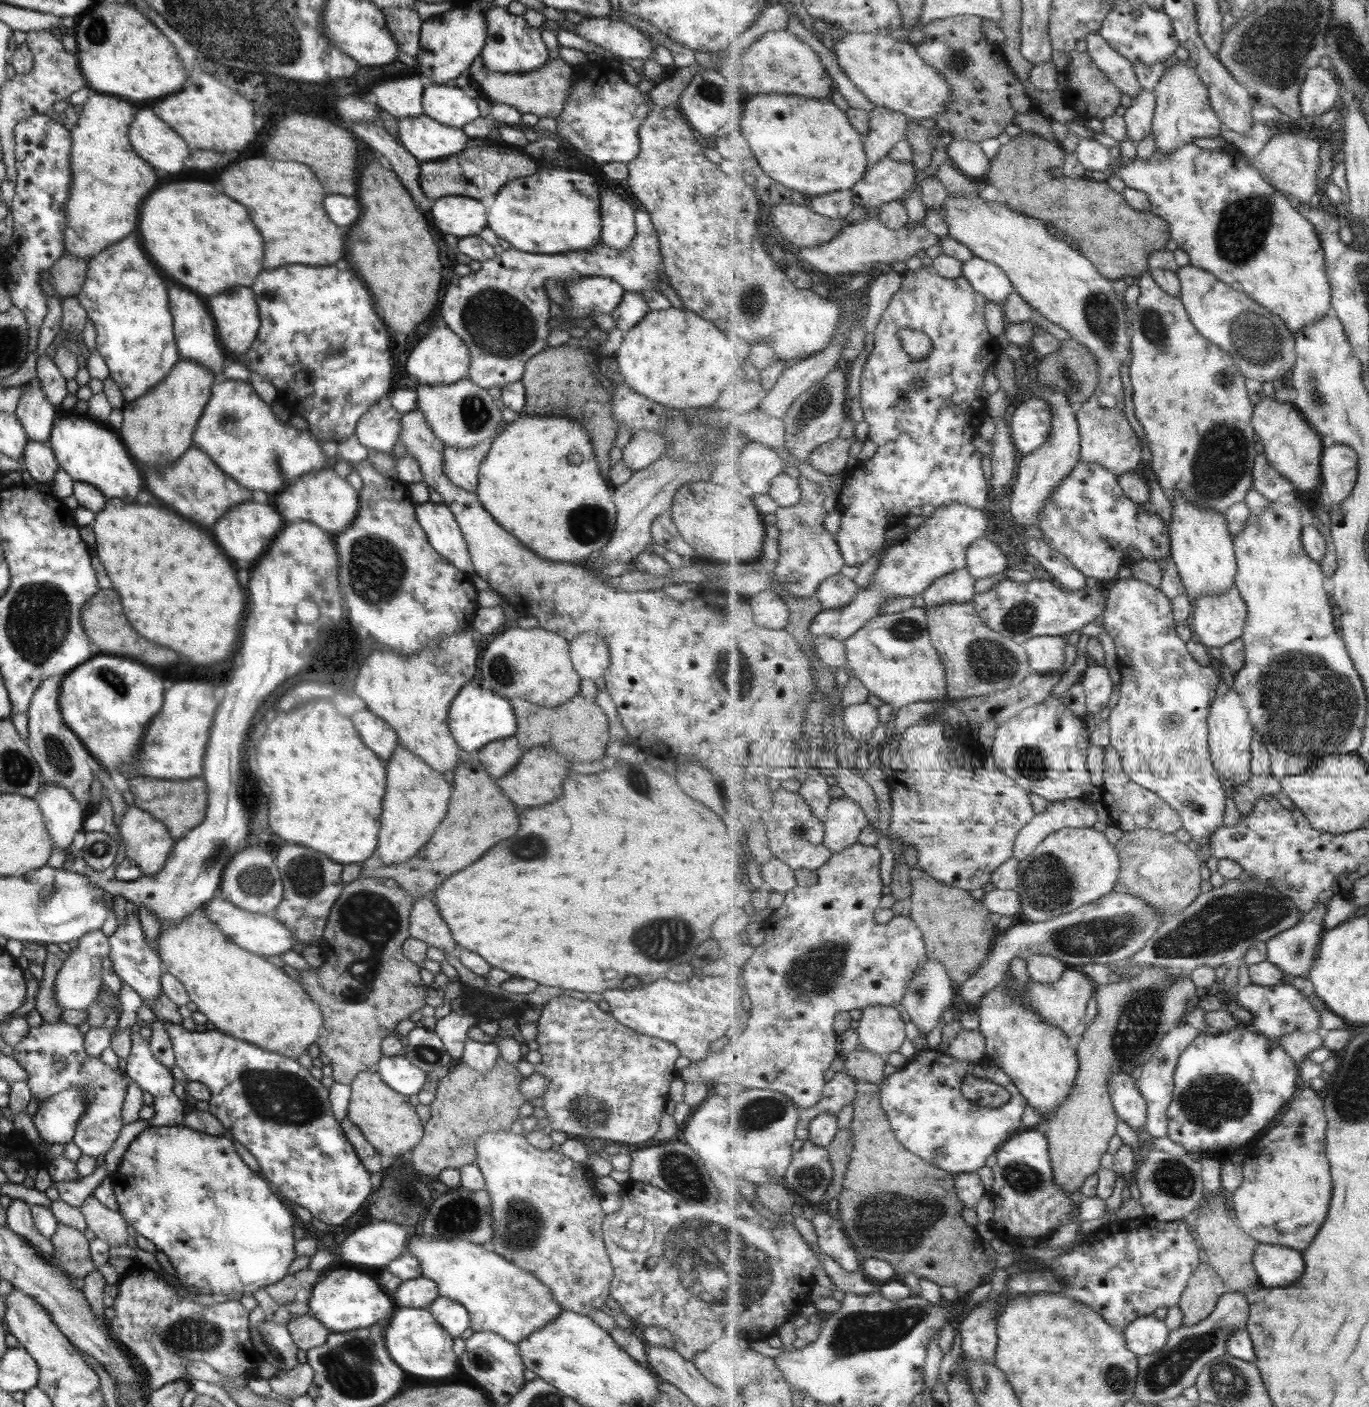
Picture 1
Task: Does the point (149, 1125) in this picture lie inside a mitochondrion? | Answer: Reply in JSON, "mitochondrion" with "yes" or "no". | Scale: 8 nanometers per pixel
{"mitochondrion":"no"}

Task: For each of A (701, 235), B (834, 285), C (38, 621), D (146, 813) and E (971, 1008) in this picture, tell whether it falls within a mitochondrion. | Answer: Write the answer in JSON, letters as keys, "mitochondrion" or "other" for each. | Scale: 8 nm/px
{"A":"other","B":"other","C":"mitochondrion","D":"other","E":"other"}

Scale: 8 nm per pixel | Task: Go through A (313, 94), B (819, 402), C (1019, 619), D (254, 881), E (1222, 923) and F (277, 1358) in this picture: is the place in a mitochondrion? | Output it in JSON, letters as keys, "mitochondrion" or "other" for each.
{"A":"other","B":"mitochondrion","C":"mitochondrion","D":"mitochondrion","E":"mitochondrion","F":"mitochondrion"}

